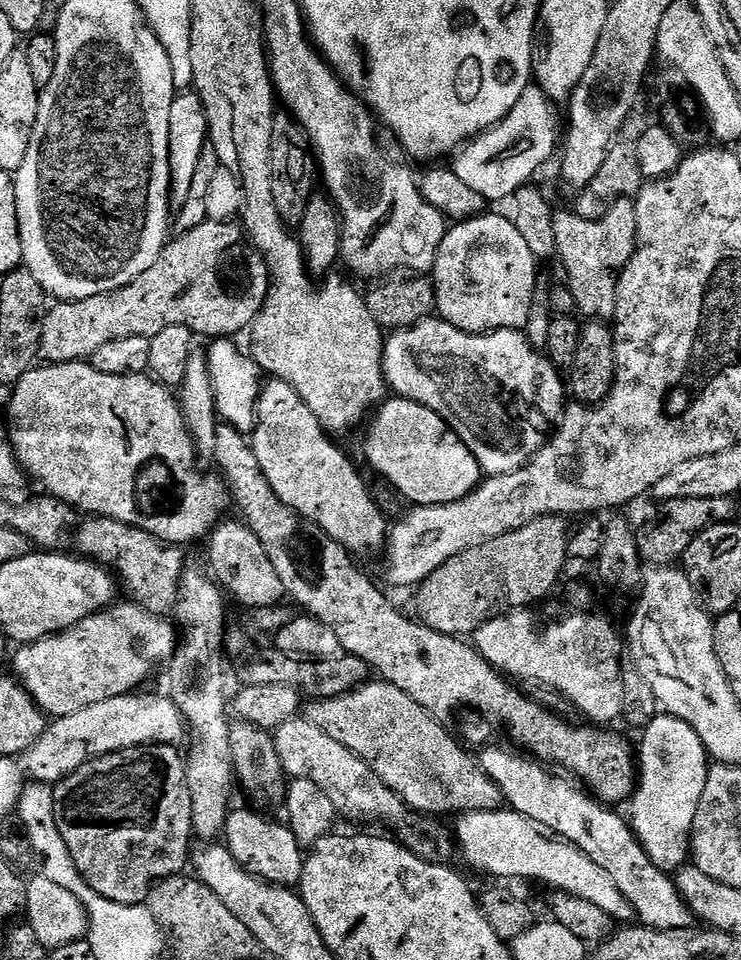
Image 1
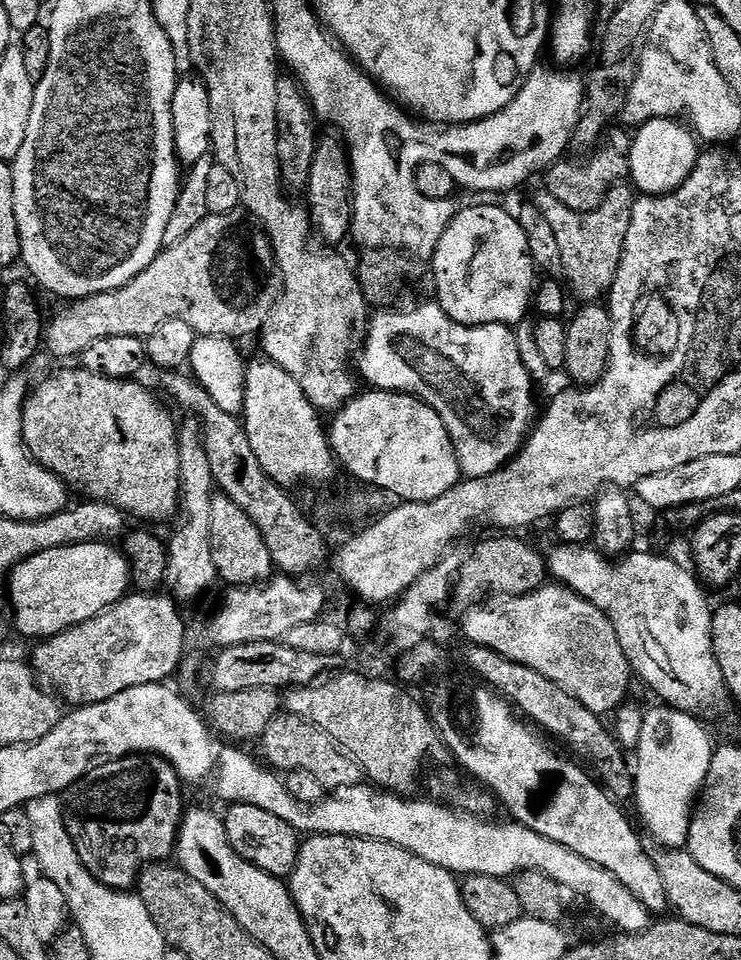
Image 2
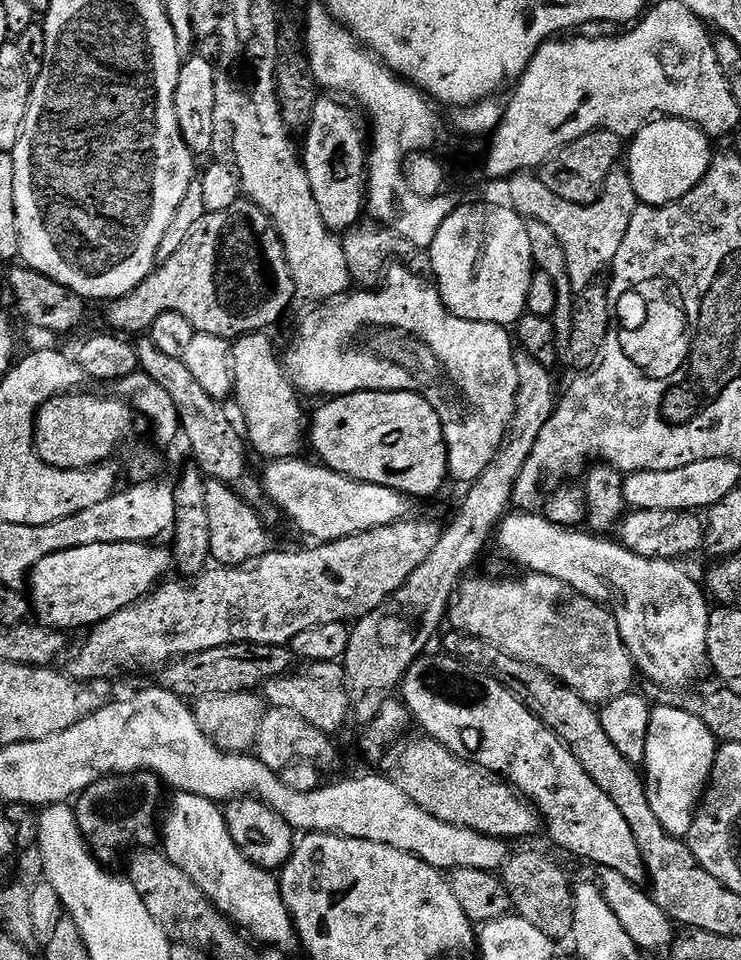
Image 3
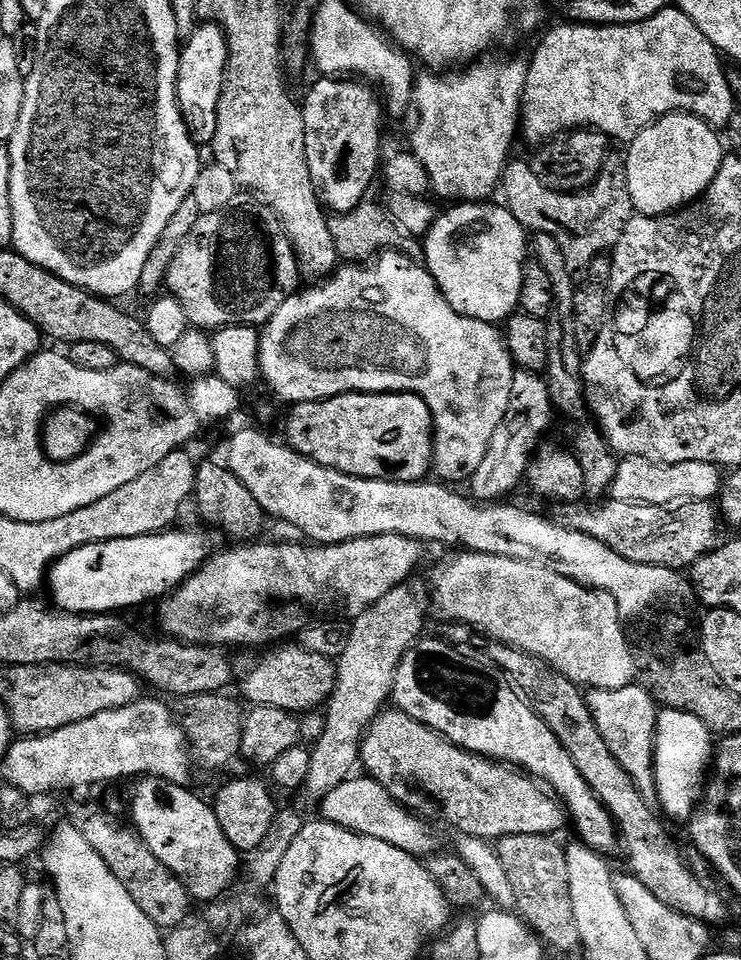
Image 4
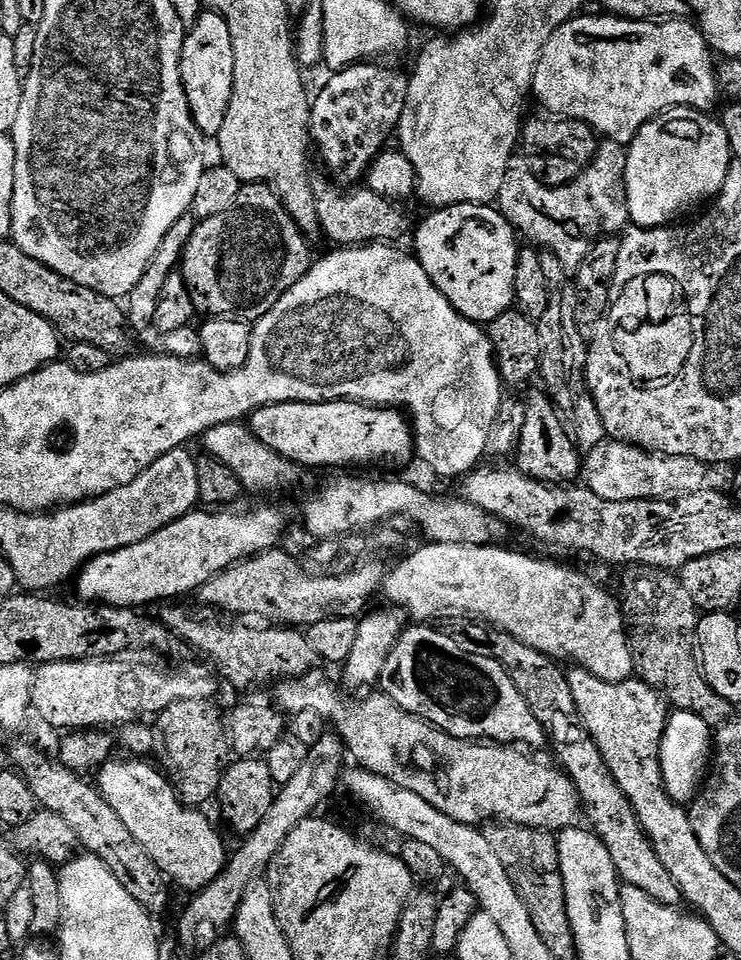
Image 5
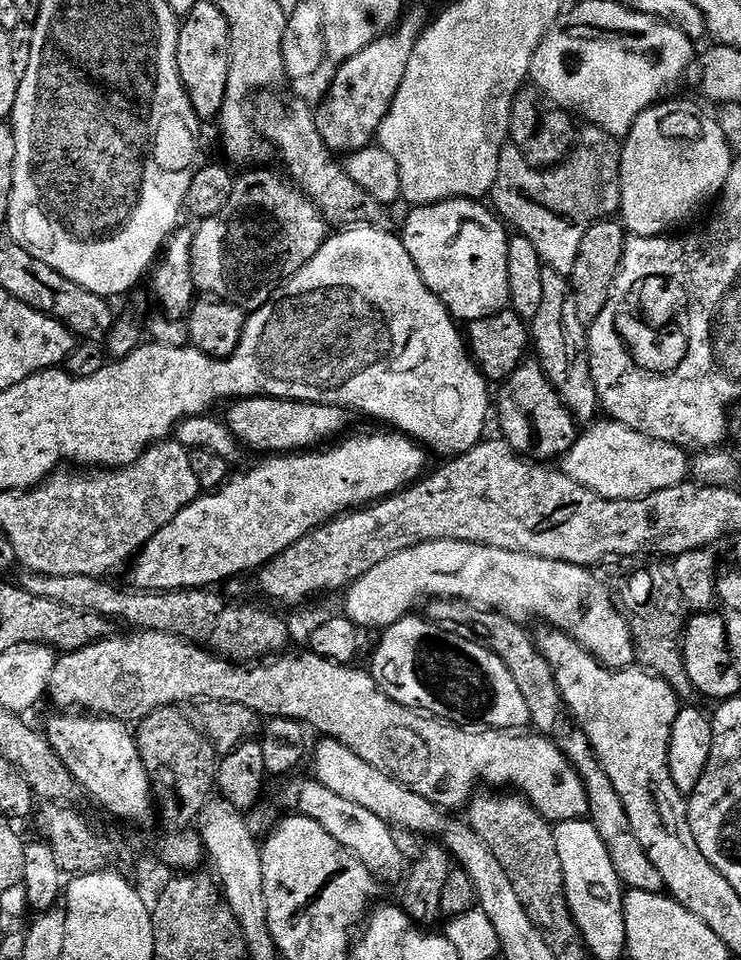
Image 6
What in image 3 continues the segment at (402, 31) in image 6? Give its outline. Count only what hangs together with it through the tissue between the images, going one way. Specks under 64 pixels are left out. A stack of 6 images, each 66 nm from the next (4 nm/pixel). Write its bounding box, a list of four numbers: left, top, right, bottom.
[302,96,368,234]

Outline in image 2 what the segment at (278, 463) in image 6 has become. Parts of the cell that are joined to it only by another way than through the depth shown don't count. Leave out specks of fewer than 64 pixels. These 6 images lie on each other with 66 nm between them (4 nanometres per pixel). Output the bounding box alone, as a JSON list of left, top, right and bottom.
[6,542,133,642]

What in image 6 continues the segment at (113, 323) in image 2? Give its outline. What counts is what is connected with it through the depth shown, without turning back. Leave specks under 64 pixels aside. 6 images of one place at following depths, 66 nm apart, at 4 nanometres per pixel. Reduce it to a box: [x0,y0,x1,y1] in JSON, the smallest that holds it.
[192,172,330,313]

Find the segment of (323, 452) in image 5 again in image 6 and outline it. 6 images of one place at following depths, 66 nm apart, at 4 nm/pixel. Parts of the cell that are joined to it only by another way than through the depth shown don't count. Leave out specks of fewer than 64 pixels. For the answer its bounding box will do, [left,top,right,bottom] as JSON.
[227,396,349,454]

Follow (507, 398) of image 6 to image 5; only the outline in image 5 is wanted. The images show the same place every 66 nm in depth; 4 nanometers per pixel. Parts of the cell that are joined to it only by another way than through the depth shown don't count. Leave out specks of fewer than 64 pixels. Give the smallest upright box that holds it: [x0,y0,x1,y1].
[514,390,582,484]

